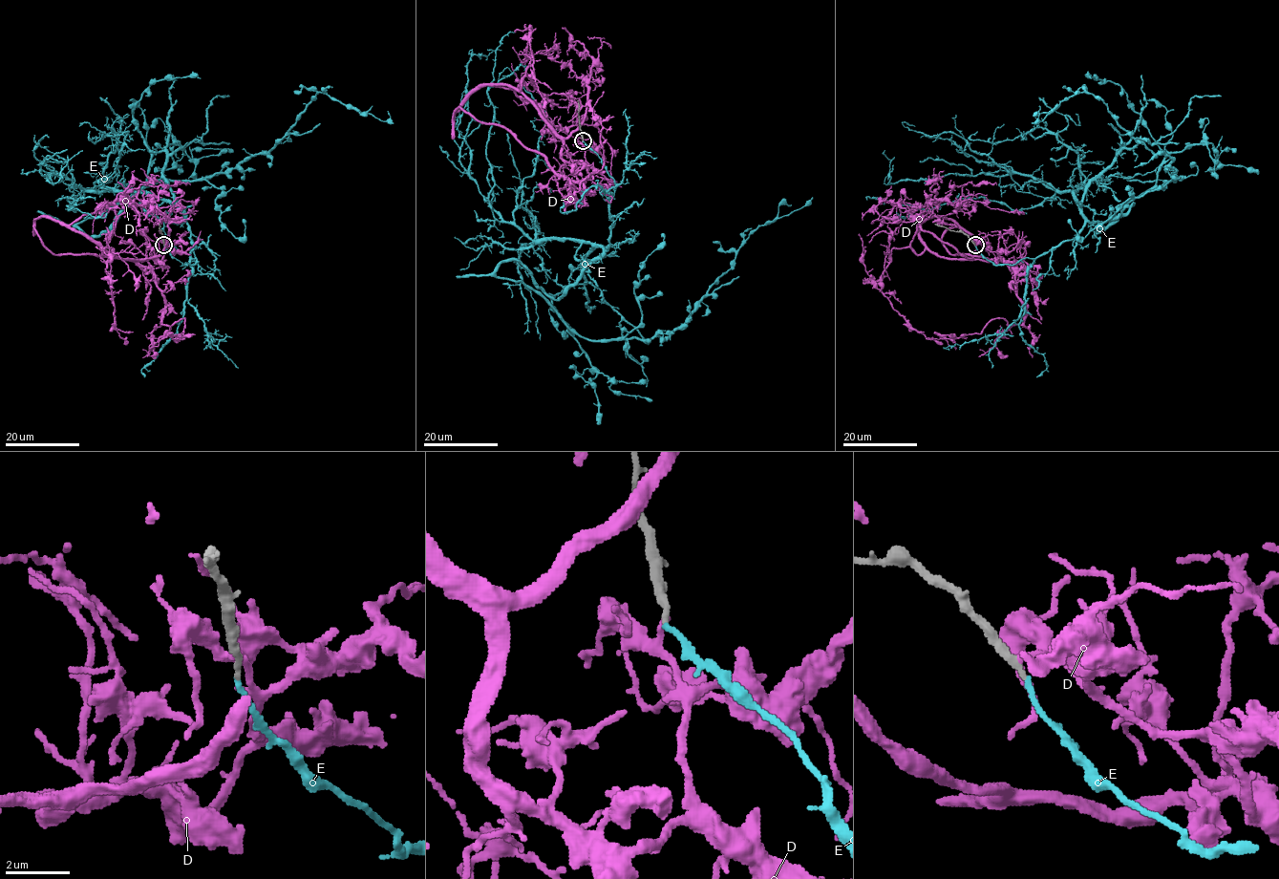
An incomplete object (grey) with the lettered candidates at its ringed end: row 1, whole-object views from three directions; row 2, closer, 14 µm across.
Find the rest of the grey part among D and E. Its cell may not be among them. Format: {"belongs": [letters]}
{"belongs": ["E"]}

